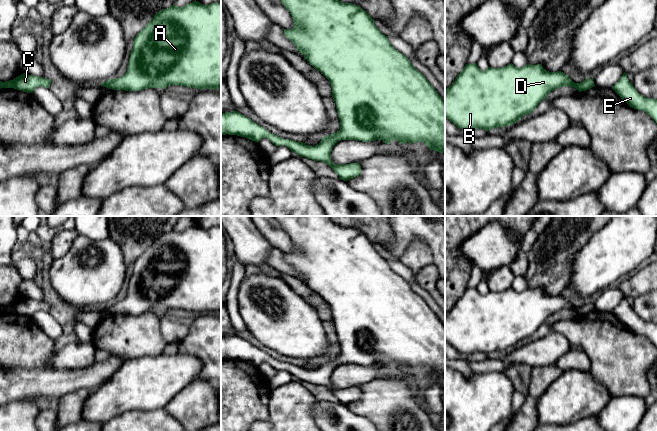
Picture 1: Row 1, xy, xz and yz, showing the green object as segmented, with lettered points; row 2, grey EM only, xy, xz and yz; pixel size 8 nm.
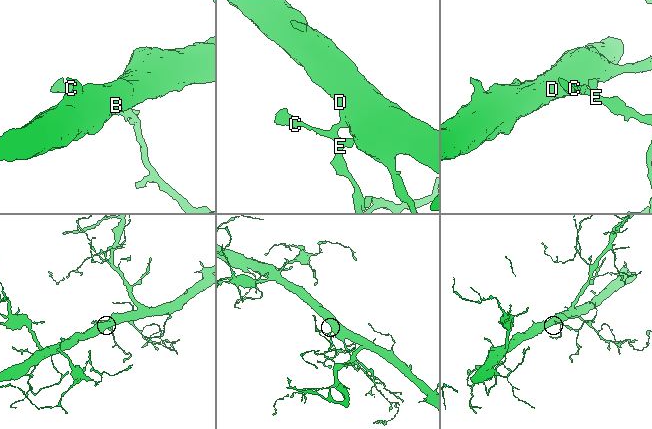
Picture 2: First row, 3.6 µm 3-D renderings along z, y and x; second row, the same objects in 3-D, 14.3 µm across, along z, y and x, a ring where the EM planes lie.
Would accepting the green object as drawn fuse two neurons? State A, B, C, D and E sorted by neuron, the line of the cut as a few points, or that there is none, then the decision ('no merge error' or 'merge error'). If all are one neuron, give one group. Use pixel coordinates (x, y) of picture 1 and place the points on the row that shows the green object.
groups A B C D E; cut none; no merge error

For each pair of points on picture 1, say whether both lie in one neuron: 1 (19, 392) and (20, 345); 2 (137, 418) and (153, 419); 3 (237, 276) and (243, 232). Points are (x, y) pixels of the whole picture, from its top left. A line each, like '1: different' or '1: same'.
1: different
2: same
3: different

